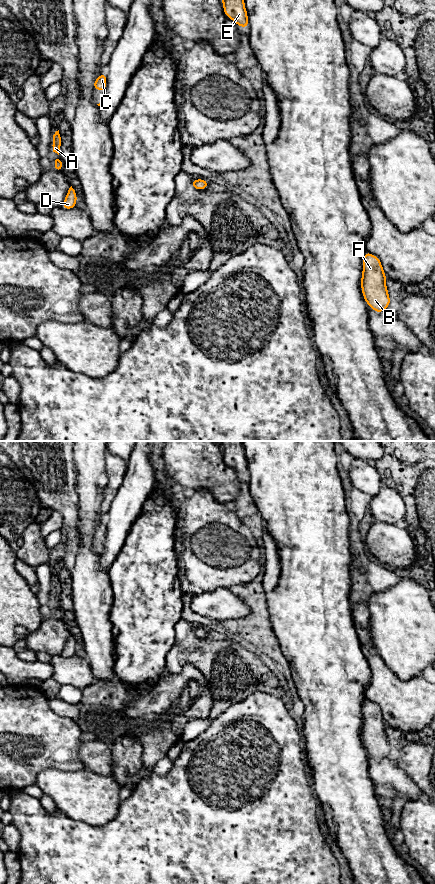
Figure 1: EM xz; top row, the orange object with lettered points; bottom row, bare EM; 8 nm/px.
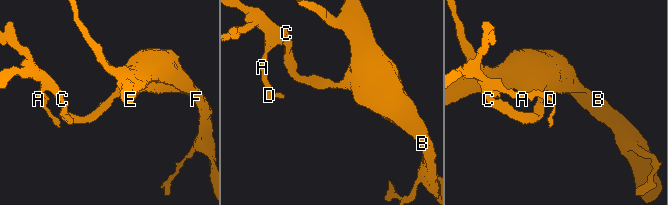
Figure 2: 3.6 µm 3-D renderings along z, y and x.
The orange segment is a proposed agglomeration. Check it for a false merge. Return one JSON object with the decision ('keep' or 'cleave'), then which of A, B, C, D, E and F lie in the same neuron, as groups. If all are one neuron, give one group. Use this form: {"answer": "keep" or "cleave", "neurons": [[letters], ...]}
{"answer": "keep", "neurons": [["A", "B", "C", "D", "E", "F"]]}

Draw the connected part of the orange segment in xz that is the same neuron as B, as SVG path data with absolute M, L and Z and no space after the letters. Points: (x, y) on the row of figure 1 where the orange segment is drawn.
M365 252L362 259L361 290L365 302L377 313L389 307L391 299L386 286L387 276L379 257Z

